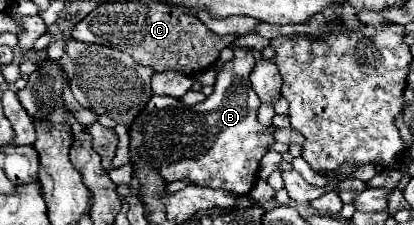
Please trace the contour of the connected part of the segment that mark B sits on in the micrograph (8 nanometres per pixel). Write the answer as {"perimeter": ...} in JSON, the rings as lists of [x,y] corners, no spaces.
{"perimeter":[[[235,47],[233,53],[235,57],[229,63],[225,63],[217,75],[215,91],[203,103],[187,107],[179,99],[153,95],[143,111],[143,117],[139,113],[139,117],[135,119],[131,127],[131,151],[141,153],[151,167],[157,167],[167,183],[191,179],[201,187],[225,189],[237,195],[247,195],[251,191],[257,179],[259,161],[269,151],[269,145],[275,143],[275,137],[271,129],[261,125],[257,119],[257,109],[261,101],[257,99],[257,95],[253,95],[253,89],[249,87],[249,73],[255,67],[255,57],[251,49],[245,47]]]}

